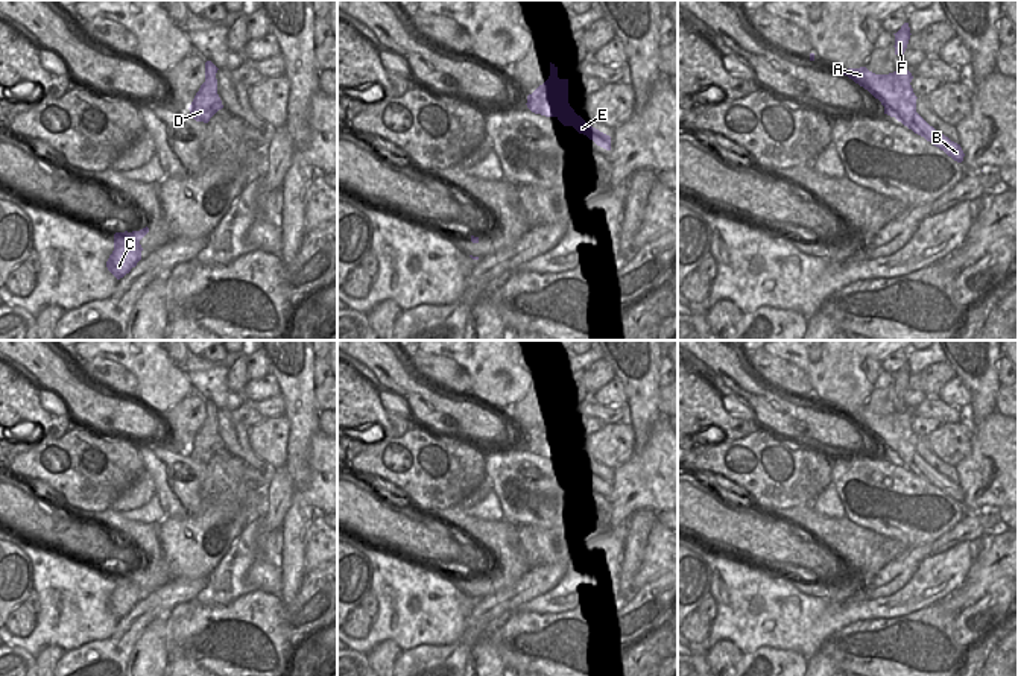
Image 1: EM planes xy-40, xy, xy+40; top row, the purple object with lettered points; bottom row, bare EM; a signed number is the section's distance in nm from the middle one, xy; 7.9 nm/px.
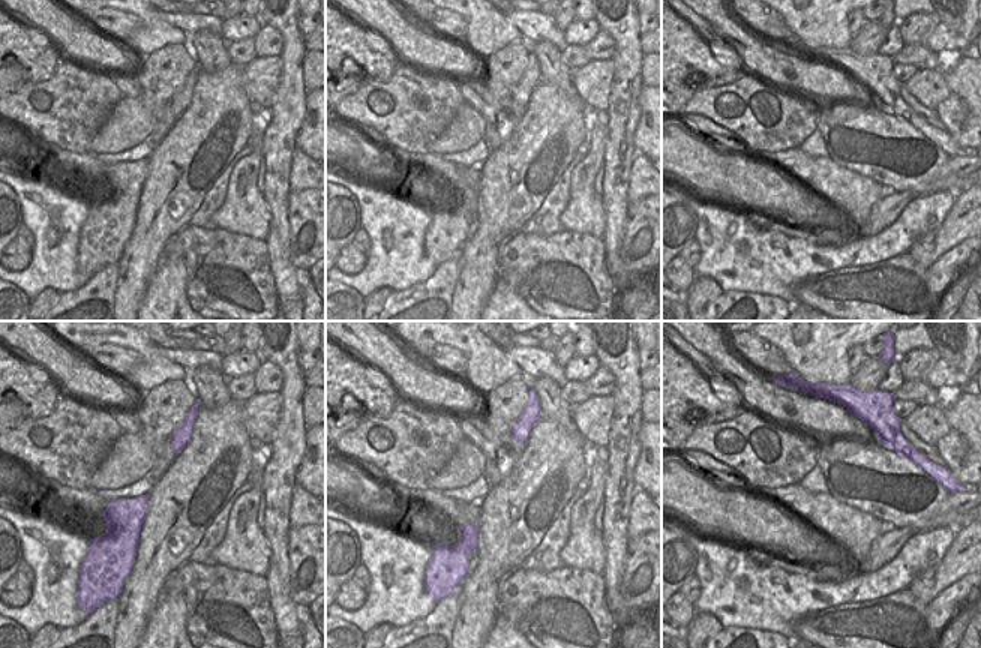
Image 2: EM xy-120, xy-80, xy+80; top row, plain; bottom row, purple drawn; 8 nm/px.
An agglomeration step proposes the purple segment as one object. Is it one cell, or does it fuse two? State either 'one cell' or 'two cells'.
two cells

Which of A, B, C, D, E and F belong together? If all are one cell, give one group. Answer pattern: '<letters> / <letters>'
A B E / C D F

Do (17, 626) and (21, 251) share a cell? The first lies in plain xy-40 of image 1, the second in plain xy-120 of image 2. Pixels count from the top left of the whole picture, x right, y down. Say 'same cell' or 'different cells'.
same cell

